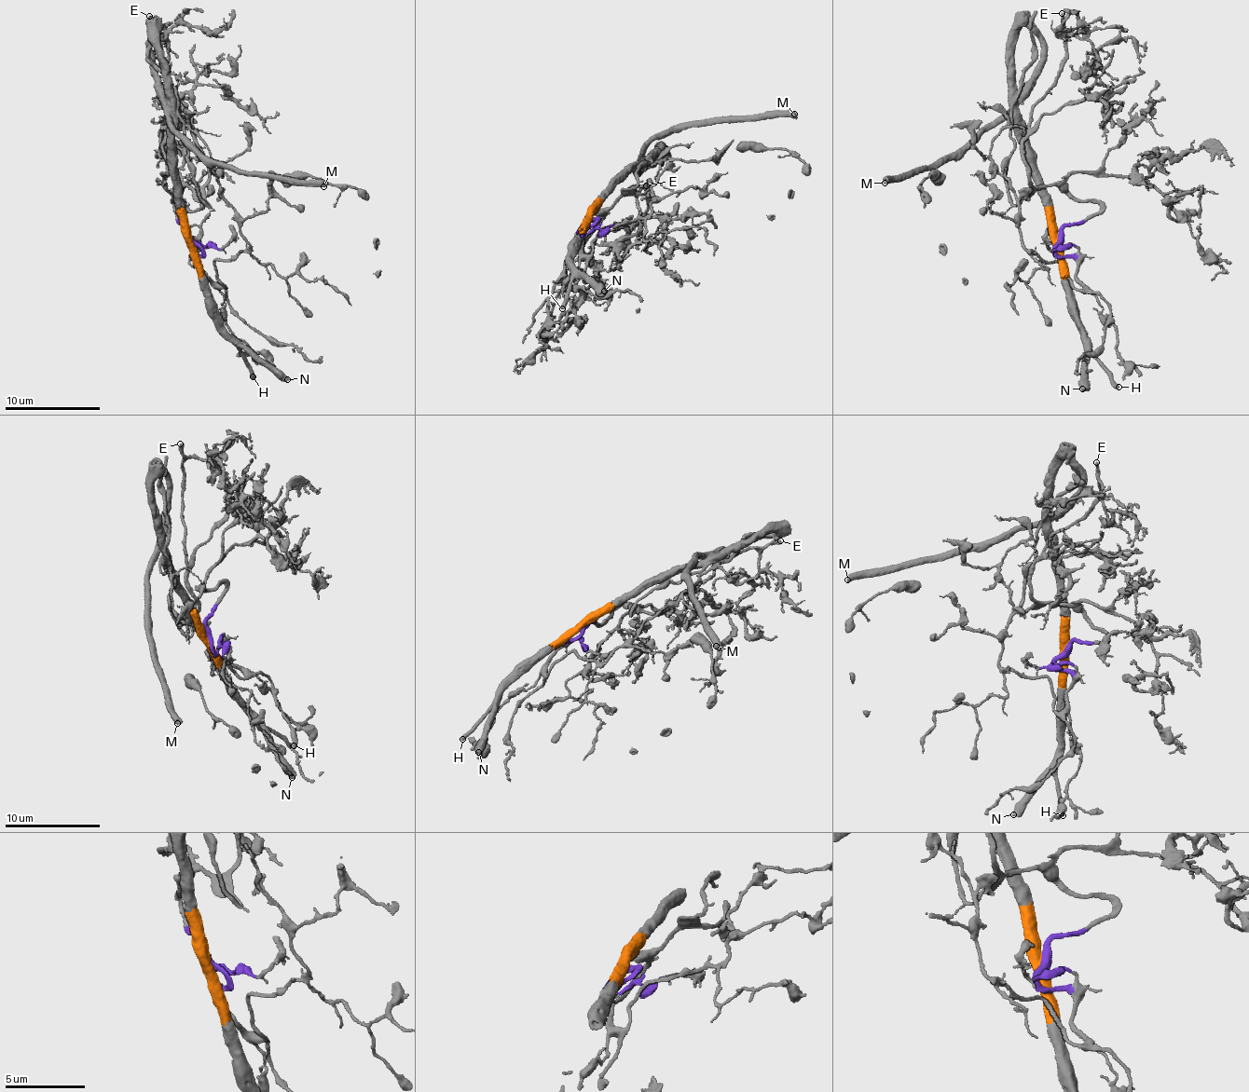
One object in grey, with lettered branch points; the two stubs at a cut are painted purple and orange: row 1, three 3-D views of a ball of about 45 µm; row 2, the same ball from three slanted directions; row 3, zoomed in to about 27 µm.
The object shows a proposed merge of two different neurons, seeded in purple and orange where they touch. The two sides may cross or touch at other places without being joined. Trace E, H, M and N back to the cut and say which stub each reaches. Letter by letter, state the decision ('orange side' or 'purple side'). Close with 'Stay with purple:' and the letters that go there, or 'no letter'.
E: purple side
H: orange side
M: orange side
N: orange side
Stay with purple: E

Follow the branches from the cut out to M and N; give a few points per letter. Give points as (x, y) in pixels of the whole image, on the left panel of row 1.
M: (190, 241), (169, 119), (181, 138), (193, 141), (209, 159), (226, 163), (240, 170), (321, 182), (324, 186)
N: (190, 241), (190, 258), (199, 272), (206, 307), (212, 320), (287, 380)

